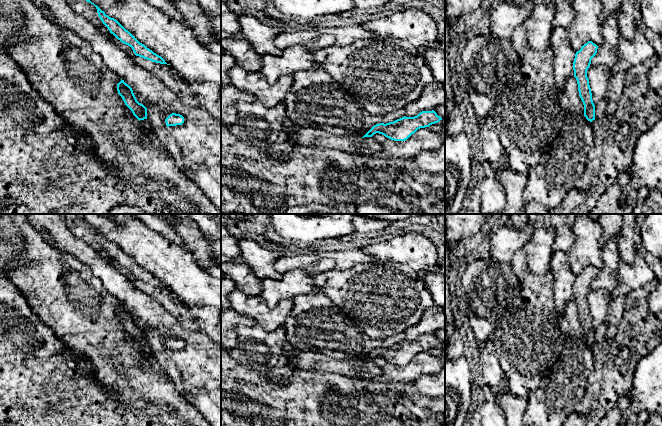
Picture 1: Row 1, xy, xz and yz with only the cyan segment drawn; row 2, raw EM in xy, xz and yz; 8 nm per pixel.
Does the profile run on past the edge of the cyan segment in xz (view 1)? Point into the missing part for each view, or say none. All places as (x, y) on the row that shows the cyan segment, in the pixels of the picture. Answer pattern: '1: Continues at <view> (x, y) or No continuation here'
1: No continuation here

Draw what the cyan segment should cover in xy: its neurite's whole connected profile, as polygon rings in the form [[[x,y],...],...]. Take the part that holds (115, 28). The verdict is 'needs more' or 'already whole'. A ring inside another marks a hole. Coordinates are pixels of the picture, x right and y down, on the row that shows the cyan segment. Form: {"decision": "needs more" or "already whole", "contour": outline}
{"decision": "already whole", "contour": [[[90,0],[86,1],[96,7],[99,18],[101,19],[102,23],[108,28],[110,33],[113,34],[122,43],[130,46],[136,56],[142,57],[152,62],[167,64],[161,56],[157,55],[152,50],[147,48],[144,44],[140,43],[116,19],[106,15],[104,11],[102,11],[97,5],[92,3]]]}

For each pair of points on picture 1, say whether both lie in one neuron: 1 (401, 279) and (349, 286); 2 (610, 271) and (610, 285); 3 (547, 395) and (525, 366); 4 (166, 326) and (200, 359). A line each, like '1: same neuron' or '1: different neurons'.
1: same neuron
2: same neuron
3: different neurons
4: same neuron

